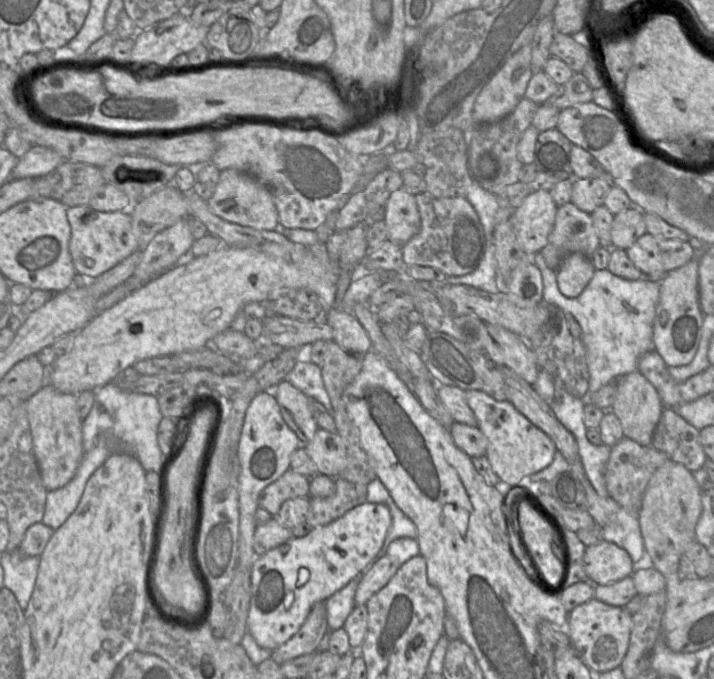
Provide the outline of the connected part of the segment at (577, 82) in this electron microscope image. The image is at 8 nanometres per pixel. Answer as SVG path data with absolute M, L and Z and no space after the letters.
M574 73L571 79L559 85L558 91L541 105L552 105L563 110L574 105L592 101L592 91L588 80L582 73Z

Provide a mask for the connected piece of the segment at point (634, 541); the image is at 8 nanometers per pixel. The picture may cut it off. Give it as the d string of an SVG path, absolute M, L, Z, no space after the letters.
M621 507L602 527L602 539L624 549L633 564L640 560L645 551L638 515Z

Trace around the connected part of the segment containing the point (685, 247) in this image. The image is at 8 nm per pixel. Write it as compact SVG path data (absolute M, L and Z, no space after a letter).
M649 233L638 238L626 252L644 277L666 275L695 259L695 250L689 242L658 238Z

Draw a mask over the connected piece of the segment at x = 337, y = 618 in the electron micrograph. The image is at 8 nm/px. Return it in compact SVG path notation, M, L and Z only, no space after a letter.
M376 556L364 571L353 578L342 589L335 592L331 597L325 600L329 632L343 627L347 617L355 606L354 596L360 580L378 558L379 556Z

